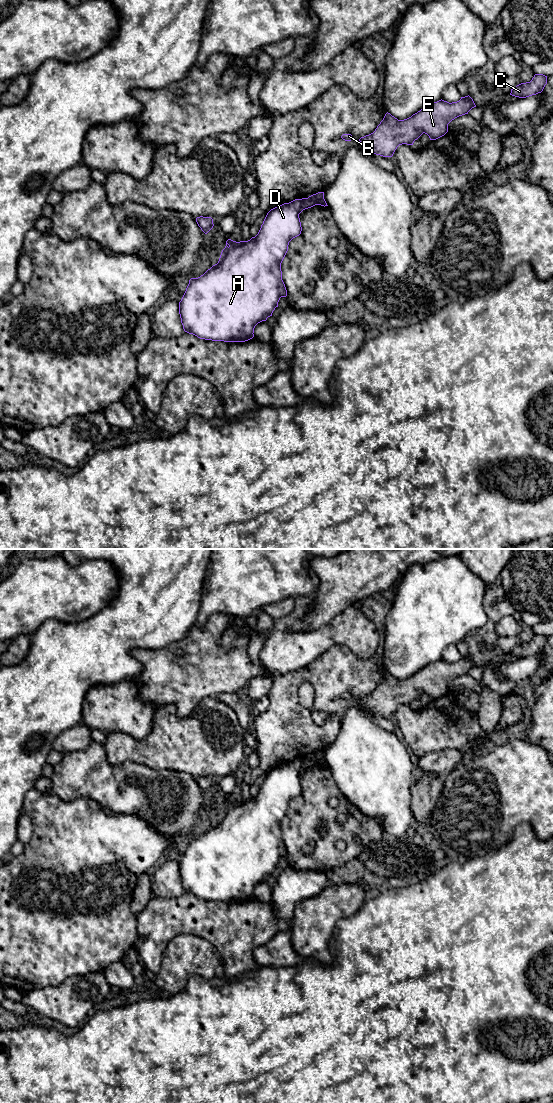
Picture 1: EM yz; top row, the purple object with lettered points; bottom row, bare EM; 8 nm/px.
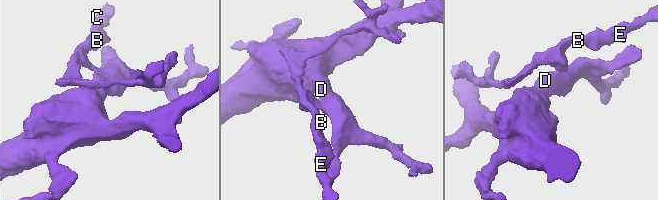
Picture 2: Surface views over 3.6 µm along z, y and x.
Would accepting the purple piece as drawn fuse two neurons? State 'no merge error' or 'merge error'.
merge error

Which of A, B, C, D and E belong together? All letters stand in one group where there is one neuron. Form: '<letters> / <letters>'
A D / B C E

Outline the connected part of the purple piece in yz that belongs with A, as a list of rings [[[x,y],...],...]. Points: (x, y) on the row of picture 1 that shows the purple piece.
[[[295,199],[271,209],[261,225],[258,234],[248,241],[226,241],[219,261],[198,278],[191,278],[179,302],[179,314],[185,332],[200,339],[224,342],[245,342],[254,337],[255,326],[266,321],[278,307],[281,297],[287,296],[282,280],[281,263],[288,251],[289,242],[302,231],[299,214],[315,205],[328,206],[325,199]]]

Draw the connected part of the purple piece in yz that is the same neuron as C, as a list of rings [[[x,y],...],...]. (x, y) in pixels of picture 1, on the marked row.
[[[535,74],[530,82],[521,83],[511,89],[510,95],[526,98],[541,93],[547,84],[547,76],[543,74]]]

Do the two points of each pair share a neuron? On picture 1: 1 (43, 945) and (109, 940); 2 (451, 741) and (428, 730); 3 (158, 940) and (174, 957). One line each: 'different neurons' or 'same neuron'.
1: same neuron
2: same neuron
3: different neurons

